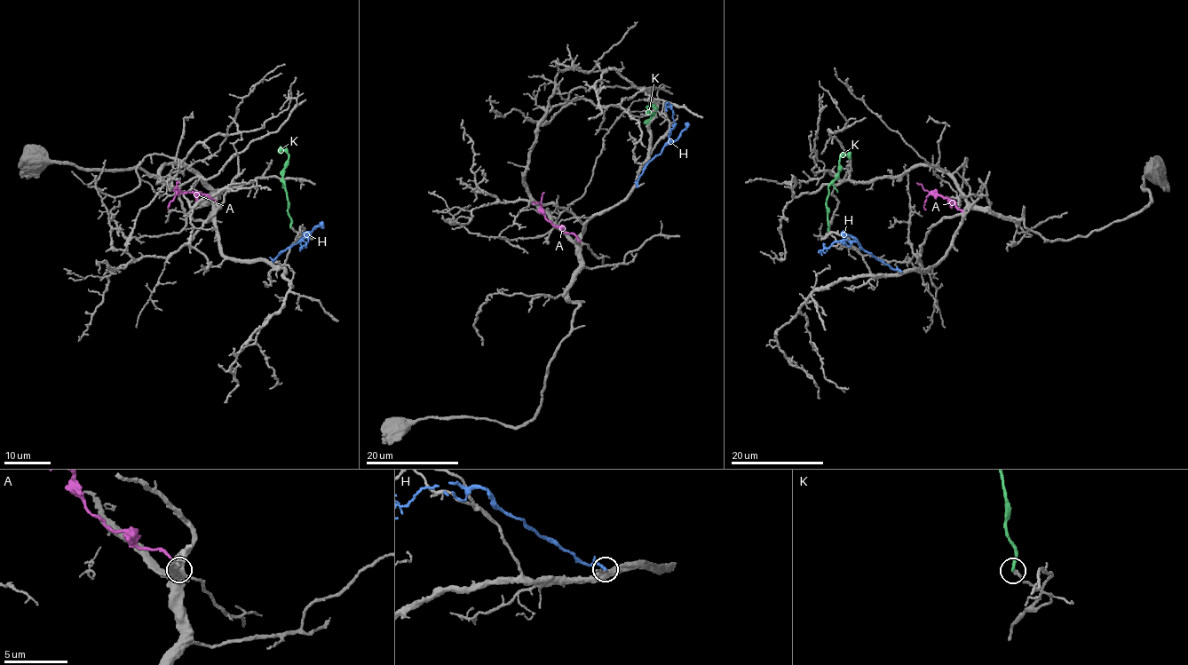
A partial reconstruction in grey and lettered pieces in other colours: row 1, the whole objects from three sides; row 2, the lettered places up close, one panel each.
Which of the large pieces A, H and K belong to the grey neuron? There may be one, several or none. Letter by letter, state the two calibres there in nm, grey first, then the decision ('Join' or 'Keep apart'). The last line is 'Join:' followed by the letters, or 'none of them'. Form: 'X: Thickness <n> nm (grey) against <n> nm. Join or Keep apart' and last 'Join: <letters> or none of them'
A: Thickness 480 nm (grey) against 200 nm. Keep apart
H: Thickness 190 nm (grey) against 260 nm. Keep apart
K: Thickness 220 nm (grey) against 240 nm. Keep apart
Join: none of them

